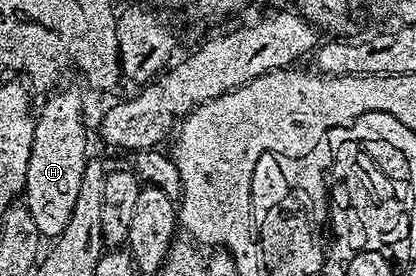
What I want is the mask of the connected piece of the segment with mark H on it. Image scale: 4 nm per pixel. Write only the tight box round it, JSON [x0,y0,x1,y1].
[23,89,90,239]

